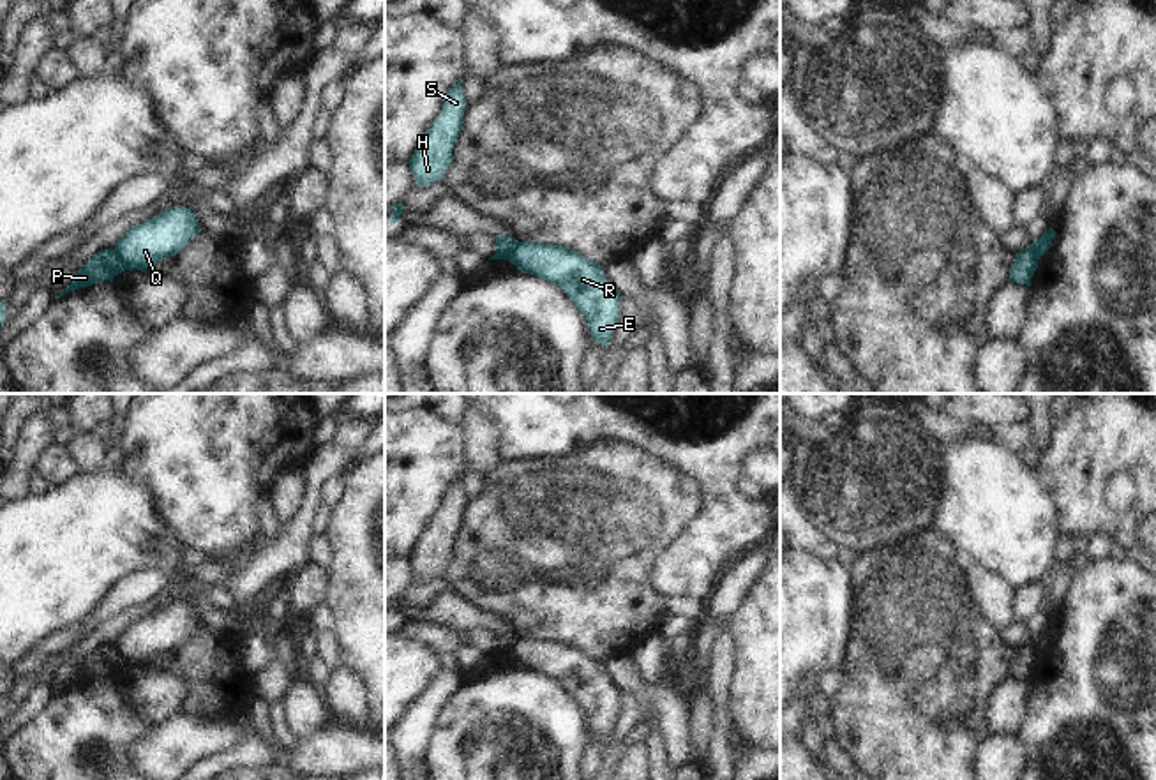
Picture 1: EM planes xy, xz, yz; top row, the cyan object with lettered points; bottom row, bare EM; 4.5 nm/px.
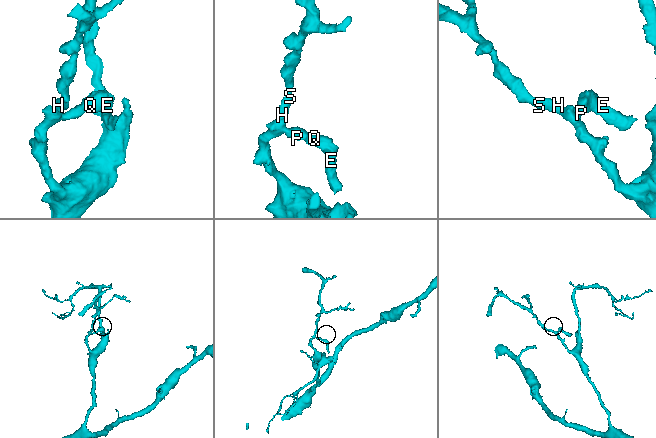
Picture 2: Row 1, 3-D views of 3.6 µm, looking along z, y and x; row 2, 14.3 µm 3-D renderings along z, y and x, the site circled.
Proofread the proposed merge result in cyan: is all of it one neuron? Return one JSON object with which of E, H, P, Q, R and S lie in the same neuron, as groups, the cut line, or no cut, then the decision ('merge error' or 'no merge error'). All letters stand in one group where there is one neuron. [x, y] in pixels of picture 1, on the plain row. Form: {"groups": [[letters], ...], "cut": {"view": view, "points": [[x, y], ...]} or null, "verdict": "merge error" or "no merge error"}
{"groups": [["E", "Q", "R"], ["H", "P", "S"]], "cut": {"view": "xy", "points": [[113, 644], [127, 664]]}, "verdict": "merge error"}

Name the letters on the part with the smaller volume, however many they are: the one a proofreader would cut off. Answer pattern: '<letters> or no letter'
E, Q, R

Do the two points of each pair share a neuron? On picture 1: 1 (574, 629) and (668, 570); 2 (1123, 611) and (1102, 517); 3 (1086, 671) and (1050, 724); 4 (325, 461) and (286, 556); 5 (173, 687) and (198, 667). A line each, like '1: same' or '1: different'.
1: different
2: different
3: same
4: same
5: different

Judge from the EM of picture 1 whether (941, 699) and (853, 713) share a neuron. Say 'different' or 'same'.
same

